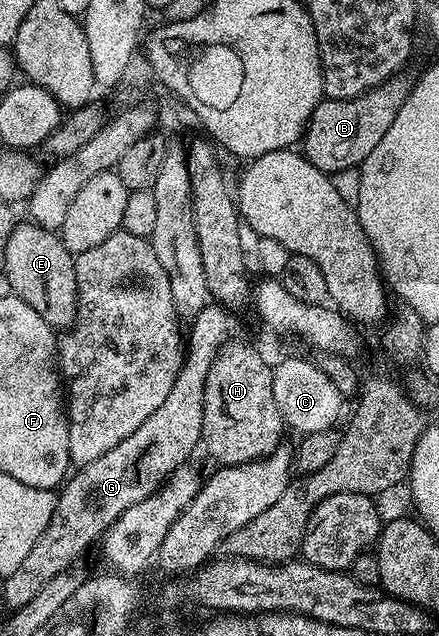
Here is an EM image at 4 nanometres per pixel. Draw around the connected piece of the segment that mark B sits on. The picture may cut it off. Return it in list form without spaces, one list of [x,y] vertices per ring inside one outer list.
[[[403,76],[389,77],[381,85],[345,101],[322,99],[305,125],[303,156],[319,171],[330,175],[360,167],[367,155],[379,147],[379,139],[387,135],[387,127],[395,123],[395,115],[399,115],[399,107],[407,99],[411,81]]]

